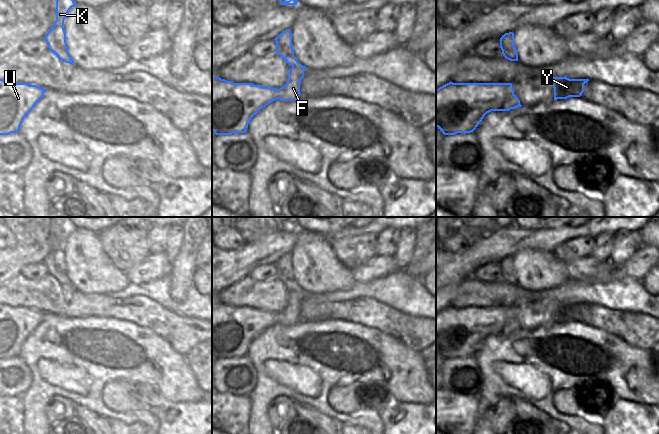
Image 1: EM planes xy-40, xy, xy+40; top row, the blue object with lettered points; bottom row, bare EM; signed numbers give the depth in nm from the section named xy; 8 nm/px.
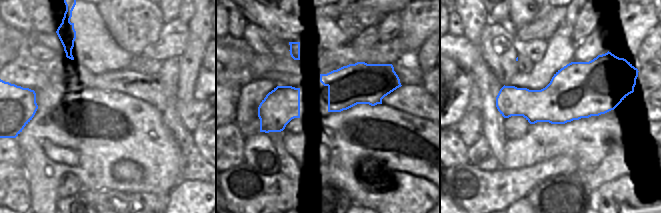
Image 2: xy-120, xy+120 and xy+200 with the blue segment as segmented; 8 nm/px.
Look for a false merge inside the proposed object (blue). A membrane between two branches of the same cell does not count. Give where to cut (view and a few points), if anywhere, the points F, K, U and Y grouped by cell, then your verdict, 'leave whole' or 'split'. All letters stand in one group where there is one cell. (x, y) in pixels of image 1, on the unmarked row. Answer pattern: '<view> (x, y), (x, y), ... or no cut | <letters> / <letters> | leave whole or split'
xy (292, 290), (303, 295) | F U Y / K | split

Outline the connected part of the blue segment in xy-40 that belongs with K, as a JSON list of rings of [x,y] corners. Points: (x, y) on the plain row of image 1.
[[[58,217],[56,220],[56,244],[52,252],[46,258],[44,264],[49,274],[61,285],[74,289],[68,276],[64,244],[68,236],[75,230],[75,226],[69,217]]]

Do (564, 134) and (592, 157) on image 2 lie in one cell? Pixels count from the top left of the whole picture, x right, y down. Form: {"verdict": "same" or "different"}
{"verdict": "same"}

